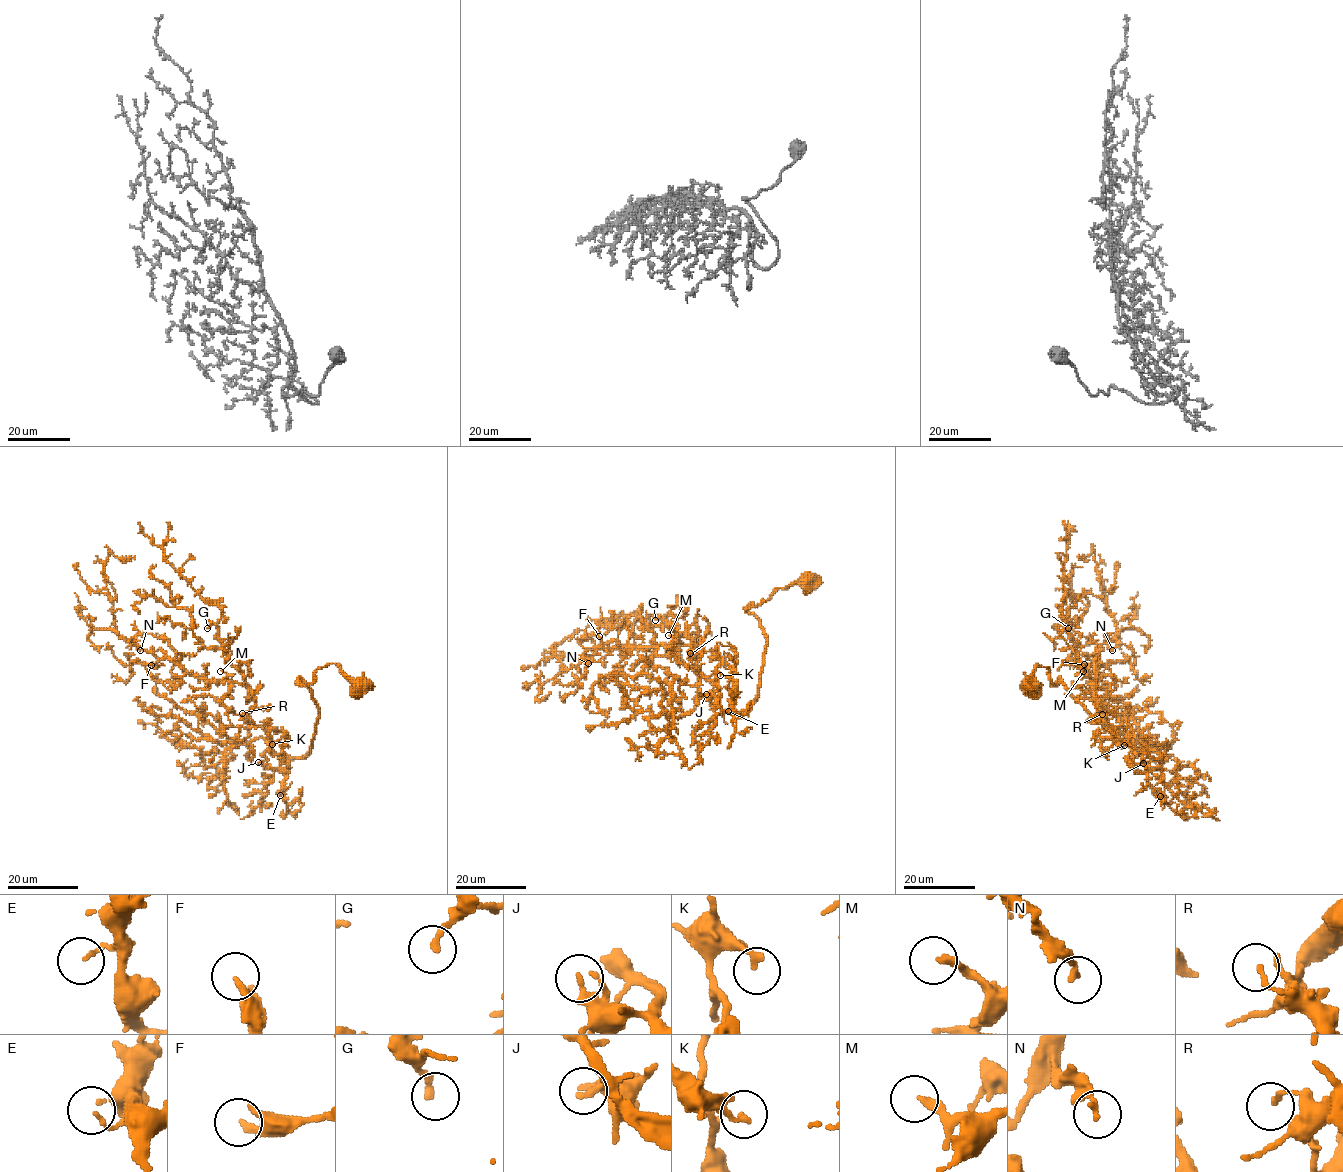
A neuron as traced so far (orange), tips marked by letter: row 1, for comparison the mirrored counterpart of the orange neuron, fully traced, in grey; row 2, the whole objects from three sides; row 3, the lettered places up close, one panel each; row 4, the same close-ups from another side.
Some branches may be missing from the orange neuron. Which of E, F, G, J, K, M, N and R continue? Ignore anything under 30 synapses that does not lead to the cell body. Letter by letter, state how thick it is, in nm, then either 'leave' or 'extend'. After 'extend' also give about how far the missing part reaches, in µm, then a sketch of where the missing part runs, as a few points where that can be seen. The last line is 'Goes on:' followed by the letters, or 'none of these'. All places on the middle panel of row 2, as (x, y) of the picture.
E: calibre 90 nm; leave
F: calibre 220 nm; leave
G: calibre 200 nm; leave
J: calibre 240 nm; leave
K: calibre 170 nm; leave
M: calibre 240 nm; leave
N: calibre 180 nm; leave
R: calibre 130 nm; leave
Goes on: none of these

